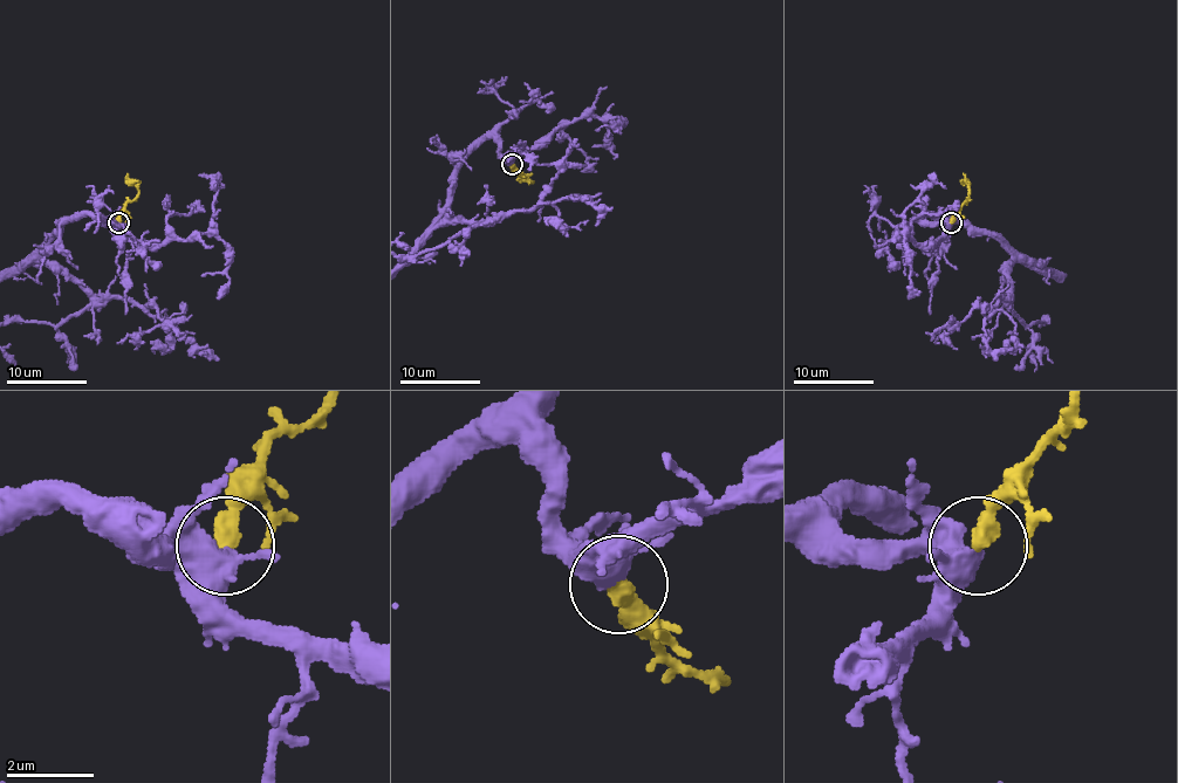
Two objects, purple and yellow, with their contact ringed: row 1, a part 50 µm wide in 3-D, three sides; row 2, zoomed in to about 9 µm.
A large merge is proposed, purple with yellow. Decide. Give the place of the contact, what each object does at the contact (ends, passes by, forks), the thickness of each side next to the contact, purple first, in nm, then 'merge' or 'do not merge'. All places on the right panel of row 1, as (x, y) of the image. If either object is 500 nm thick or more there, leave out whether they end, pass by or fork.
at (951, 222); purple forks there; yellow ends there; 480 nm thick on the purple side, 440 nm on the other; merge

